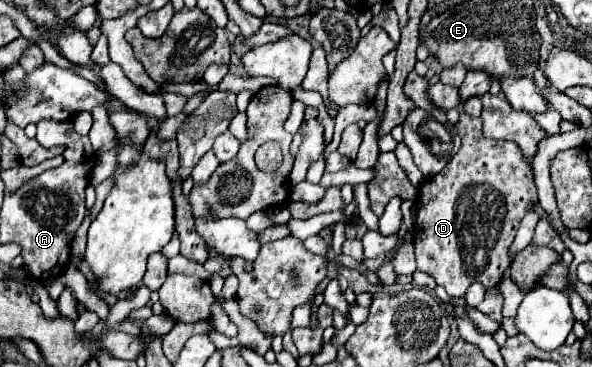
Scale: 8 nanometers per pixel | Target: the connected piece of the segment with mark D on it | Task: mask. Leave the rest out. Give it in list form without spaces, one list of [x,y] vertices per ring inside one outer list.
[[[460,113],[460,119],[454,127],[462,139],[462,147],[438,175],[426,179],[420,185],[416,199],[414,239],[418,271],[432,275],[436,285],[442,285],[450,297],[458,299],[464,297],[470,283],[478,281],[490,289],[506,273],[510,267],[508,247],[516,237],[520,221],[526,217],[526,213],[534,211],[538,203],[538,191],[532,181],[532,169],[526,165],[526,159],[514,141],[488,139],[482,131],[482,121],[466,113]]]

